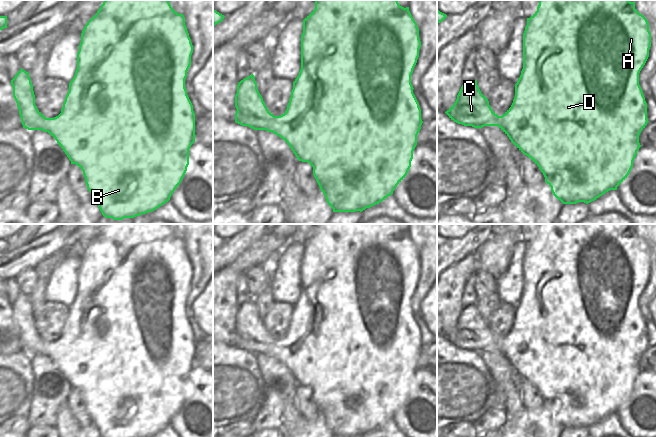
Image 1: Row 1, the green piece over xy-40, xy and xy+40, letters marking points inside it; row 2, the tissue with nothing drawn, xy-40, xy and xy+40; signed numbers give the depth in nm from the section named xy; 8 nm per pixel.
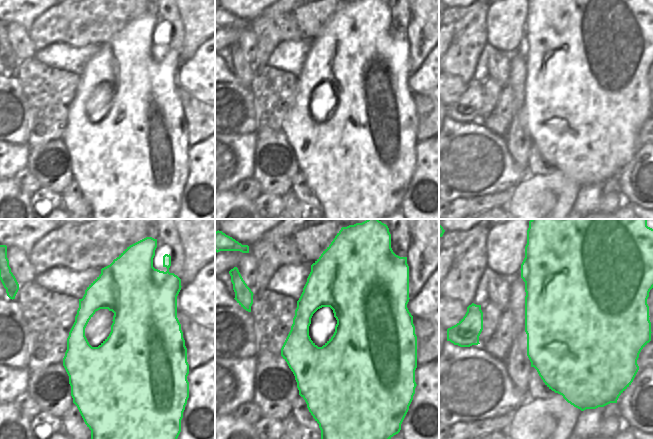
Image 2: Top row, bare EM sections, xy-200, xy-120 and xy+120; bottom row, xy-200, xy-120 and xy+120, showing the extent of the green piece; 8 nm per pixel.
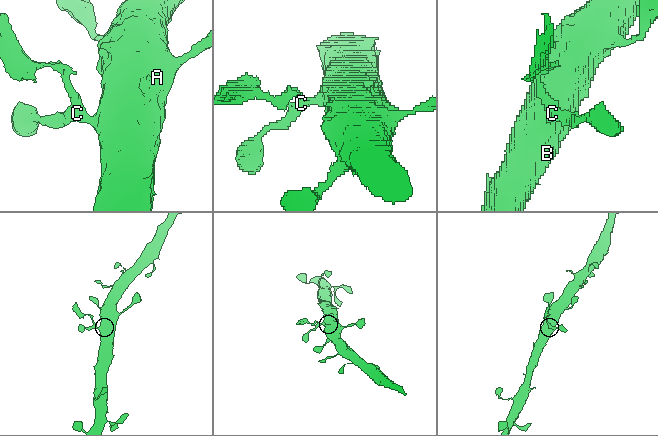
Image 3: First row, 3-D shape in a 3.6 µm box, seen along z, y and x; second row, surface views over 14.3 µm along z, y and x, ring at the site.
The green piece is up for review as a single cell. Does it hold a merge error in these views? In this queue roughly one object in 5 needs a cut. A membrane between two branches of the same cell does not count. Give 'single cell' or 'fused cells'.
single cell

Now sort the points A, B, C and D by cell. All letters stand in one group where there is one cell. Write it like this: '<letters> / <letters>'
A B C D

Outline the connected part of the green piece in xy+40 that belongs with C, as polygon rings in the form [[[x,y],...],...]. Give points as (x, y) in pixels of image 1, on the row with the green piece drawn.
[[[539,0],[537,11],[527,18],[523,33],[523,69],[515,84],[515,97],[511,107],[502,116],[498,116],[491,109],[488,99],[481,93],[477,80],[472,80],[462,85],[455,103],[445,113],[451,120],[464,126],[479,129],[484,126],[498,126],[511,142],[539,167],[545,177],[545,182],[551,187],[553,195],[558,200],[563,204],[578,202],[588,204],[610,190],[617,190],[617,187],[629,175],[637,151],[641,147],[639,135],[649,121],[647,103],[639,85],[639,73],[649,57],[650,47],[649,23],[635,9],[635,2],[629,0]]]

